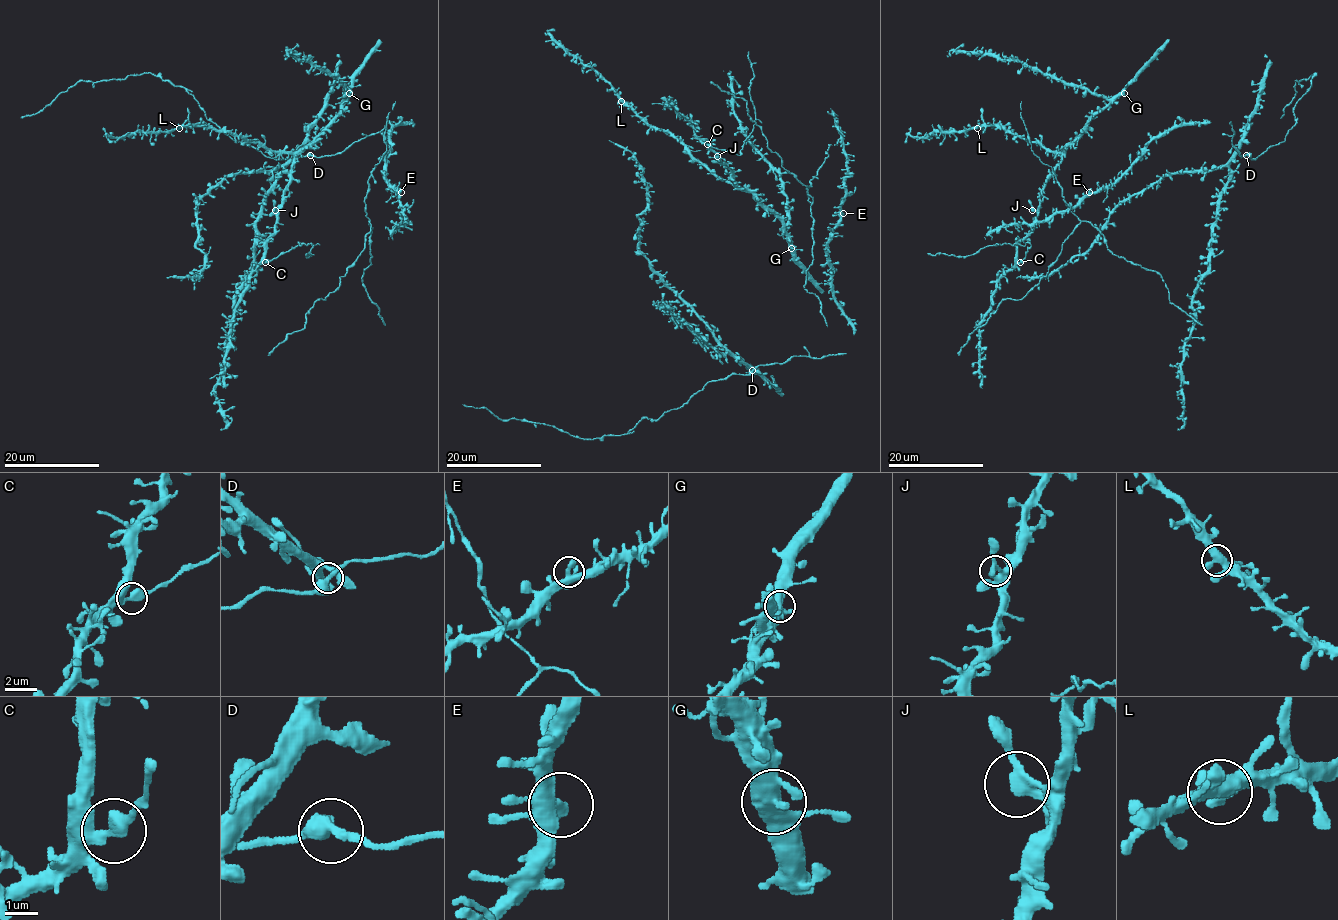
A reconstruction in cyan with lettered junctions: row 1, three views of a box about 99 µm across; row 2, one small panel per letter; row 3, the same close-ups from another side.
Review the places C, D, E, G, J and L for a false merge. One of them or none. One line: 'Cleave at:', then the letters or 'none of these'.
Cleave at: C

